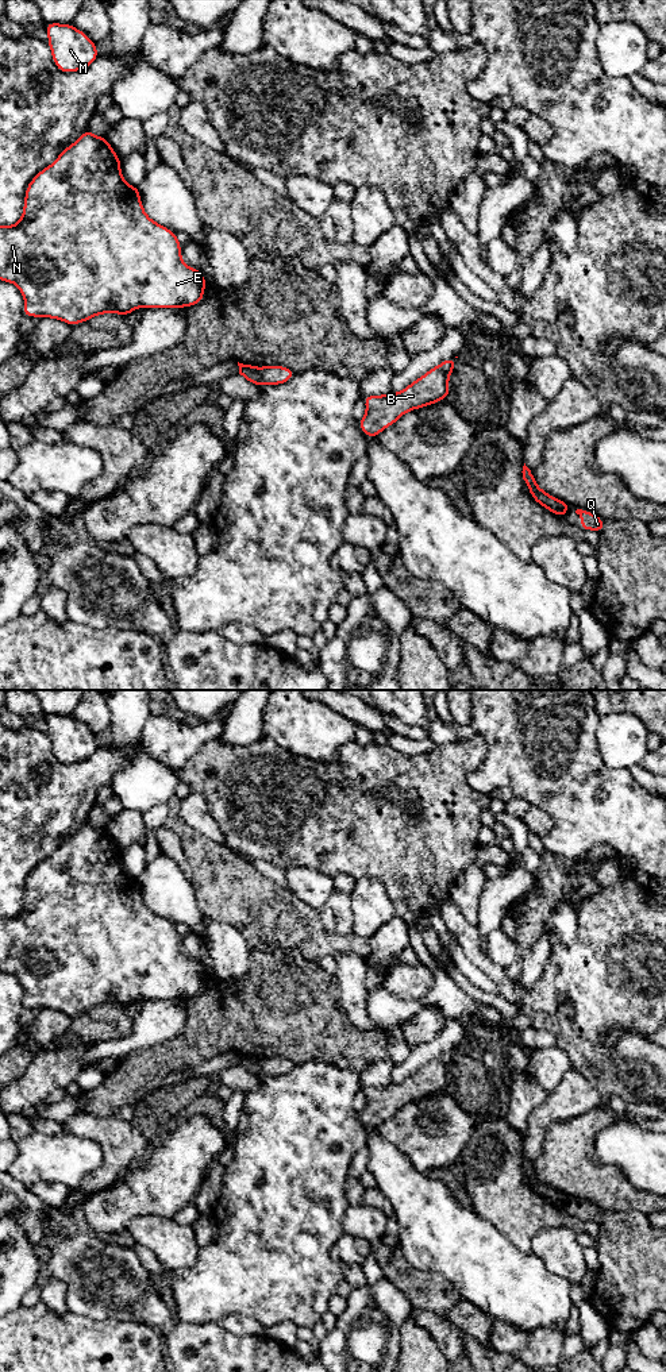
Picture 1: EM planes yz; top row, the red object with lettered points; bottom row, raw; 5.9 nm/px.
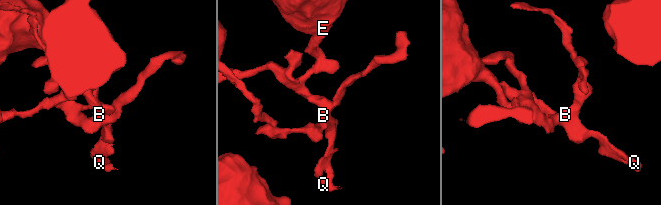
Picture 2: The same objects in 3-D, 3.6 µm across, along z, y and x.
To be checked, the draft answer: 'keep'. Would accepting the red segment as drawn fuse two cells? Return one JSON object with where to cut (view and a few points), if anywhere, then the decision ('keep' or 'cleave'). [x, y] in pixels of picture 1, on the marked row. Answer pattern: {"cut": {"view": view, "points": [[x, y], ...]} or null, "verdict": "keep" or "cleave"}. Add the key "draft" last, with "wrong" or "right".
{"cut": {"view": "yz", "points": [[258, 369], [261, 384]]}, "verdict": "cleave", "draft": "wrong"}

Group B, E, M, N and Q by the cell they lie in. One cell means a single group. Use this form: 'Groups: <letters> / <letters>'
Groups: B Q / E M N

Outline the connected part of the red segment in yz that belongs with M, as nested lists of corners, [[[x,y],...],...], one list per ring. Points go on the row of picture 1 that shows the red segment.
[[[46,23],[49,46],[55,66],[63,73],[82,70],[97,58],[97,47],[73,24]]]

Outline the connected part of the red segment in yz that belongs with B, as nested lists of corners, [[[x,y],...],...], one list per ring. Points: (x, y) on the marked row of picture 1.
[[[449,358],[432,367],[399,393],[365,396],[366,413],[359,420],[362,432],[366,436],[377,438],[381,431],[394,424],[404,413],[449,397],[449,378],[457,358]]]

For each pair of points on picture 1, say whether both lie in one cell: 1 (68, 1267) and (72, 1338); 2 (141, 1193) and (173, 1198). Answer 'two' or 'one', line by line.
1: two
2: one

